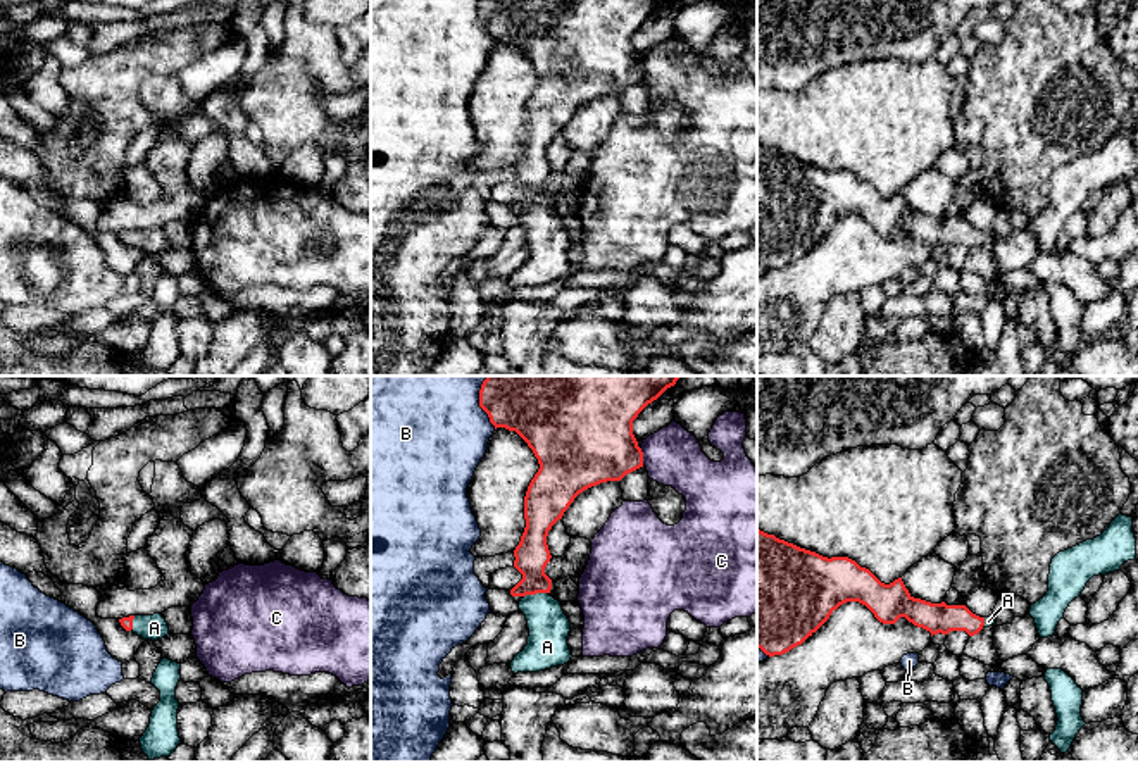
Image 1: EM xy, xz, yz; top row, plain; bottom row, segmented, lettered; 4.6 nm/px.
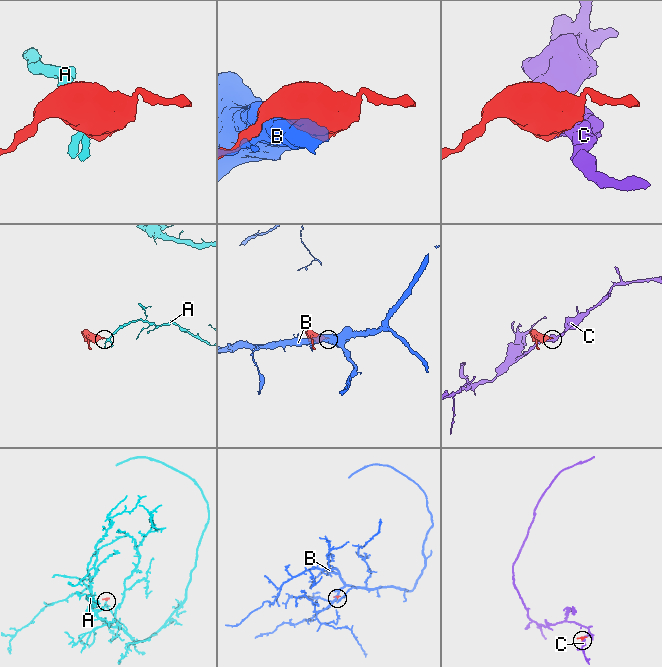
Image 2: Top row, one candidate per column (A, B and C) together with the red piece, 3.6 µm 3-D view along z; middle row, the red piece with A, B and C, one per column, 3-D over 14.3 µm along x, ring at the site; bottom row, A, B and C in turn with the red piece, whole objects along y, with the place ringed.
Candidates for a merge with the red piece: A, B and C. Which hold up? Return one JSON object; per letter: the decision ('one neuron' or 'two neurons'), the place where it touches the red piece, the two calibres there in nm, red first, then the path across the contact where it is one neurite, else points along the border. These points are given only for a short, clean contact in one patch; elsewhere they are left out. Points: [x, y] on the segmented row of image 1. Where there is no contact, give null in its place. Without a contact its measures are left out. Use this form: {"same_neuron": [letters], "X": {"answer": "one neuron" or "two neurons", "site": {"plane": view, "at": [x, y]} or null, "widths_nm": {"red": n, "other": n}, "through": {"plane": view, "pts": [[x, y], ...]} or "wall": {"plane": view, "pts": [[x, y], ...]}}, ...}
{"same_neuron": ["A"], "A": {"answer": "one neuron", "site": {"plane": "xz", "at": [535, 593]}, "widths_nm": {"red": 160, "other": 190}, "through": {"plane": "xz", "pts": [[531, 555], [535, 593], [537, 605], [549, 626]]}}, "B": {"answer": "two neurons", "site": {"plane": "xz", "at": [480, 402]}, "widths_nm": {"red": 440, "other": 500}}, "C": {"answer": "two neurons", "site": {"plane": "xz", "at": [642, 457]}, "widths_nm": {"red": 400, "other": 280}, "wall": {"plane": "xz", "pts": [[640, 449], [644, 464]]}}}

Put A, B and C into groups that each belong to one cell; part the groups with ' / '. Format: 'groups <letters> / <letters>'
groups A / B / C

